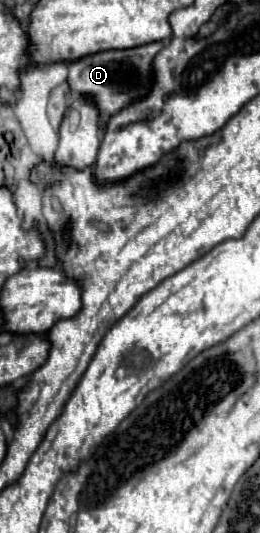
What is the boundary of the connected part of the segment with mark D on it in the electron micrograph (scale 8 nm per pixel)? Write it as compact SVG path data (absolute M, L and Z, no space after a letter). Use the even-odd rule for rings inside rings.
M155 41L155 43L127 49L127 53L123 53L123 49L121 51L99 51L99 53L75 59L75 61L65 61L69 69L69 75L67 75L69 89L83 95L87 101L91 101L97 107L99 127L105 129L113 115L145 99L147 93L151 93L153 59L161 49L163 49L163 43Z

